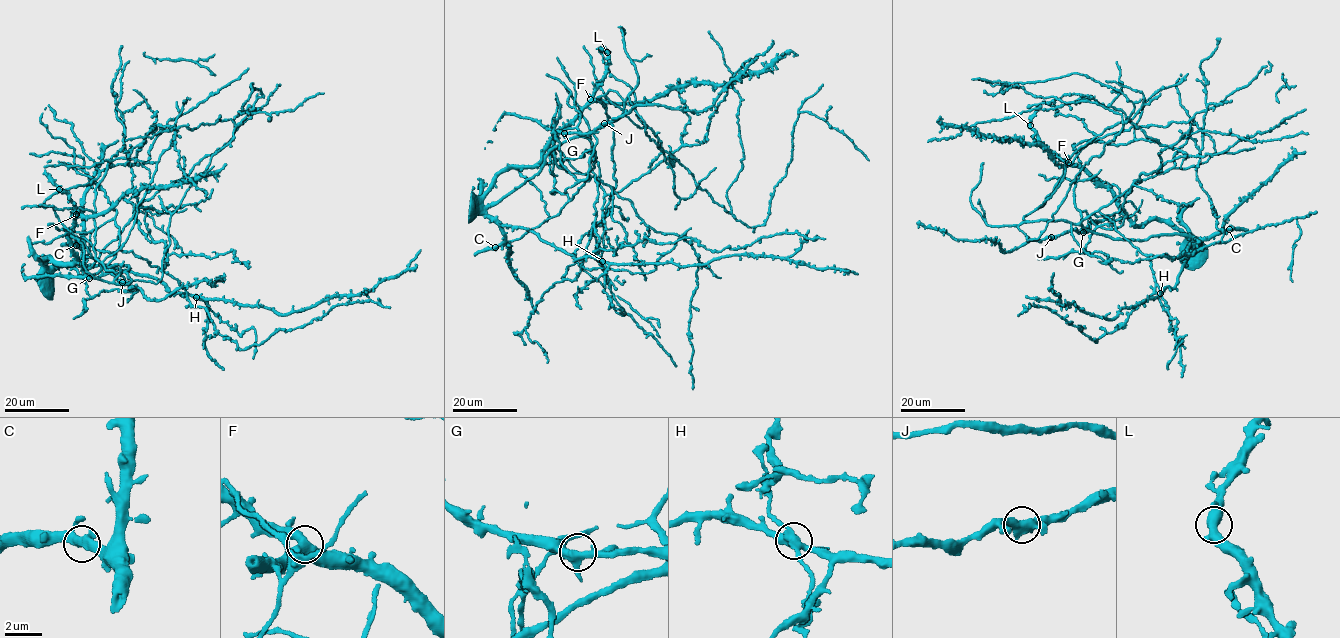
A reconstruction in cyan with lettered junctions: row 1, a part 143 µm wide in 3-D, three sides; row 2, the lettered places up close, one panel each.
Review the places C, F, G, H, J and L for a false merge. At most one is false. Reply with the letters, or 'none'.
none

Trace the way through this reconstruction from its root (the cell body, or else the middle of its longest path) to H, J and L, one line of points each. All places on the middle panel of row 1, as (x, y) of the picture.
H: (609, 122), (586, 136), (595, 153), (590, 163), (598, 194), (594, 227), (602, 261)
J: (609, 122), (582, 136), (564, 138), (566, 133), (590, 134), (604, 123)
L: (609, 122), (620, 115), (624, 101), (609, 90), (598, 98), (606, 105), (599, 82), (608, 66), (607, 52)

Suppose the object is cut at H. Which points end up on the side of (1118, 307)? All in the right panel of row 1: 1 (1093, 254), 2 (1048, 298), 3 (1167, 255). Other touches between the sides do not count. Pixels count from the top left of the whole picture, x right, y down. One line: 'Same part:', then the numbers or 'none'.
Same part: 1, 2

